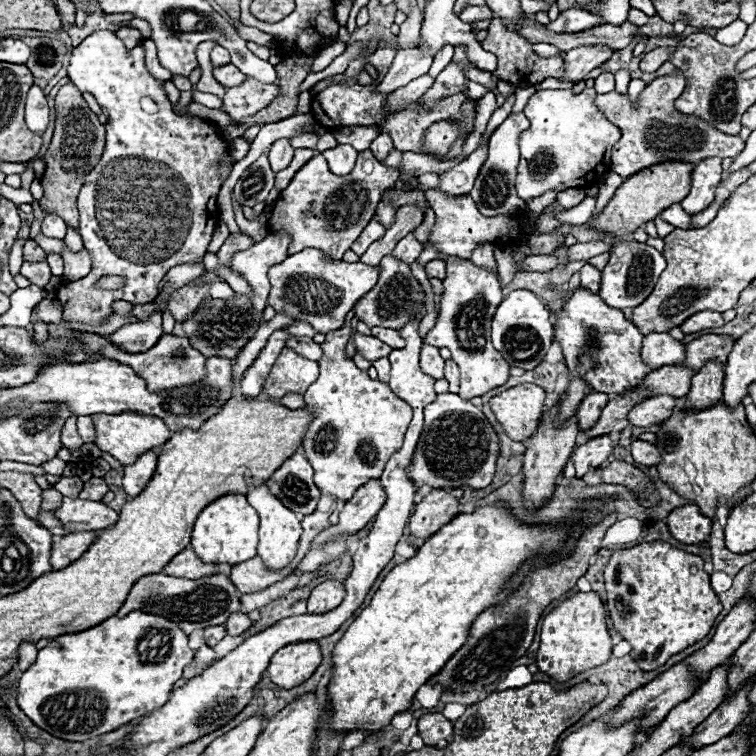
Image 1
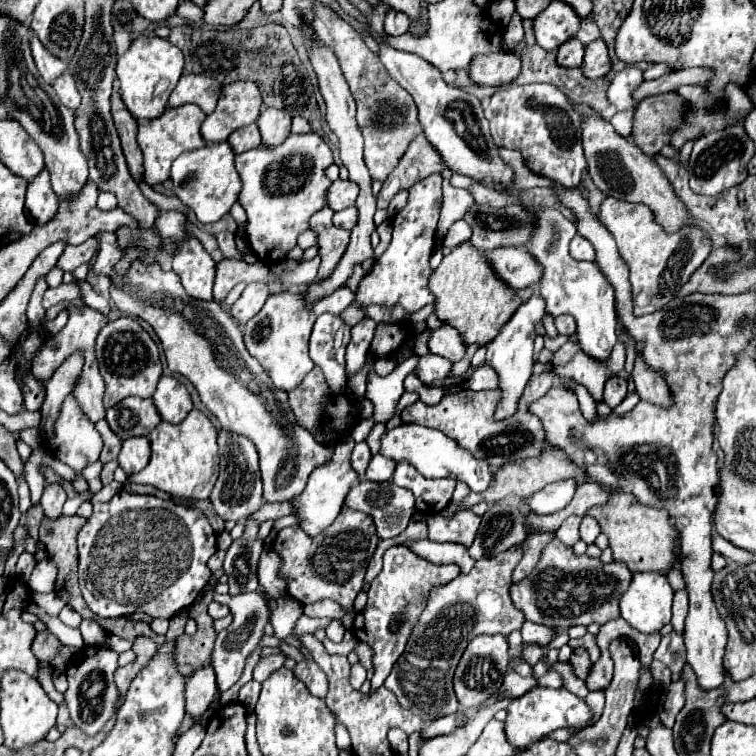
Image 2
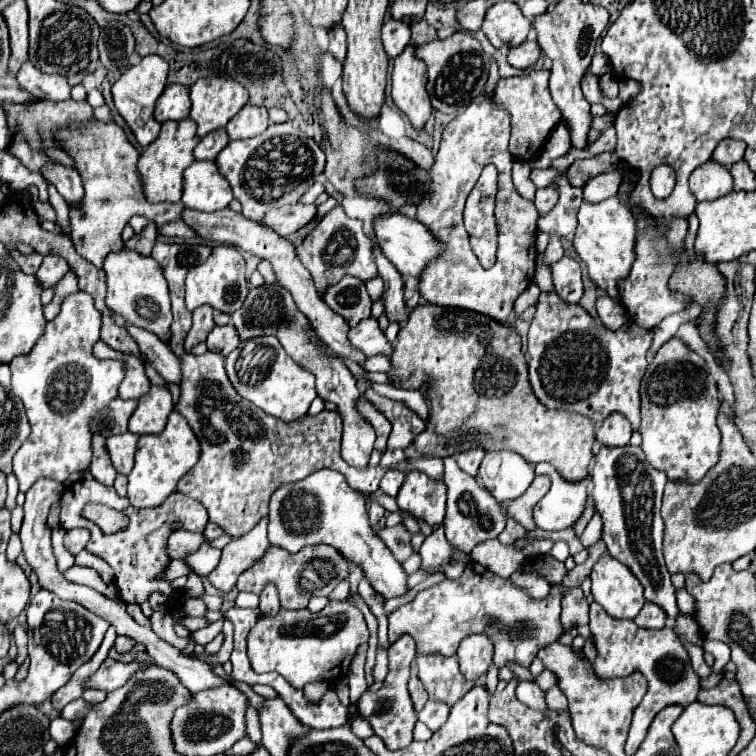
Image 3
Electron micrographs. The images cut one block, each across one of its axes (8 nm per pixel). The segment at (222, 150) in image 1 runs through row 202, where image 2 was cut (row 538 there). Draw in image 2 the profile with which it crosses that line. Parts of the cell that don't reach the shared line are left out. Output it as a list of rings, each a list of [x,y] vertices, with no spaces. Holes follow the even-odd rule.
[[[120,490],[120,492],[116,492],[116,494],[112,496],[110,502],[104,502],[104,504],[94,502],[94,512],[92,512],[92,516],[86,520],[86,524],[82,526],[82,530],[80,530],[80,534],[78,534],[78,556],[80,556],[78,576],[80,576],[82,596],[84,596],[86,604],[88,604],[88,608],[90,608],[96,616],[100,616],[100,618],[126,616],[126,614],[136,612],[136,608],[140,606],[140,610],[146,612],[146,614],[152,616],[152,618],[166,618],[166,620],[170,620],[174,614],[178,614],[180,610],[188,608],[188,606],[196,600],[196,596],[202,592],[202,588],[208,584],[212,572],[210,572],[210,568],[206,566],[206,562],[208,562],[208,558],[210,558],[214,552],[216,552],[216,534],[214,534],[214,530],[212,530],[208,518],[206,518],[198,508],[186,508],[186,506],[182,506],[182,504],[164,502],[164,500],[156,498],[156,496],[138,496],[138,494],[130,494],[130,492],[126,492],[126,490]]]

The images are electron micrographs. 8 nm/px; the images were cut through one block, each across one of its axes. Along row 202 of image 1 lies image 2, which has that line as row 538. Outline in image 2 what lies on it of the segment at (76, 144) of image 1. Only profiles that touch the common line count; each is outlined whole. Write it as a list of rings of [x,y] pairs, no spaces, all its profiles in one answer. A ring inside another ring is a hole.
[[[60,516],[58,520],[48,520],[44,518],[42,520],[42,526],[40,526],[40,542],[44,542],[46,546],[46,554],[48,558],[58,566],[58,580],[56,580],[56,594],[70,606],[74,608],[82,618],[92,618],[92,620],[98,620],[96,614],[86,606],[82,594],[80,594],[80,588],[78,588],[78,552],[76,552],[76,536],[80,532],[80,528],[84,526],[84,518],[80,516]]]

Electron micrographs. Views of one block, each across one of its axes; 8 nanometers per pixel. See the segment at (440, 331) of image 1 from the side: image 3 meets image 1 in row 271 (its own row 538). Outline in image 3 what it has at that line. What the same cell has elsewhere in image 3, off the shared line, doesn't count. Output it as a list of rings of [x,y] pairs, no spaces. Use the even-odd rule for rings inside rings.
[[[446,456],[442,458],[444,466],[446,466],[446,474],[444,474],[444,482],[448,486],[448,506],[446,506],[446,538],[450,544],[458,546],[464,552],[470,552],[478,542],[488,540],[488,538],[496,538],[504,526],[506,526],[506,514],[502,512],[502,508],[498,506],[498,502],[494,500],[494,496],[476,482],[476,478],[464,474],[458,464],[456,464],[456,456]]]

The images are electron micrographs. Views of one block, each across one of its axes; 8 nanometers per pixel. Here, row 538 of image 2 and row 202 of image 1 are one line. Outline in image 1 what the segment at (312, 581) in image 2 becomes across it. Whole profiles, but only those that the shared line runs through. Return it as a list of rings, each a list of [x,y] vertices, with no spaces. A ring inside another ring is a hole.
[[[370,150],[358,154],[358,162],[348,176],[334,176],[326,166],[324,156],[316,154],[296,172],[290,186],[282,190],[274,202],[268,230],[272,234],[282,230],[290,234],[288,254],[304,248],[318,248],[324,256],[342,260],[344,252],[350,250],[350,236],[354,236],[354,214],[374,214],[380,194],[388,186],[394,186],[397,180],[398,172],[380,164]]]

